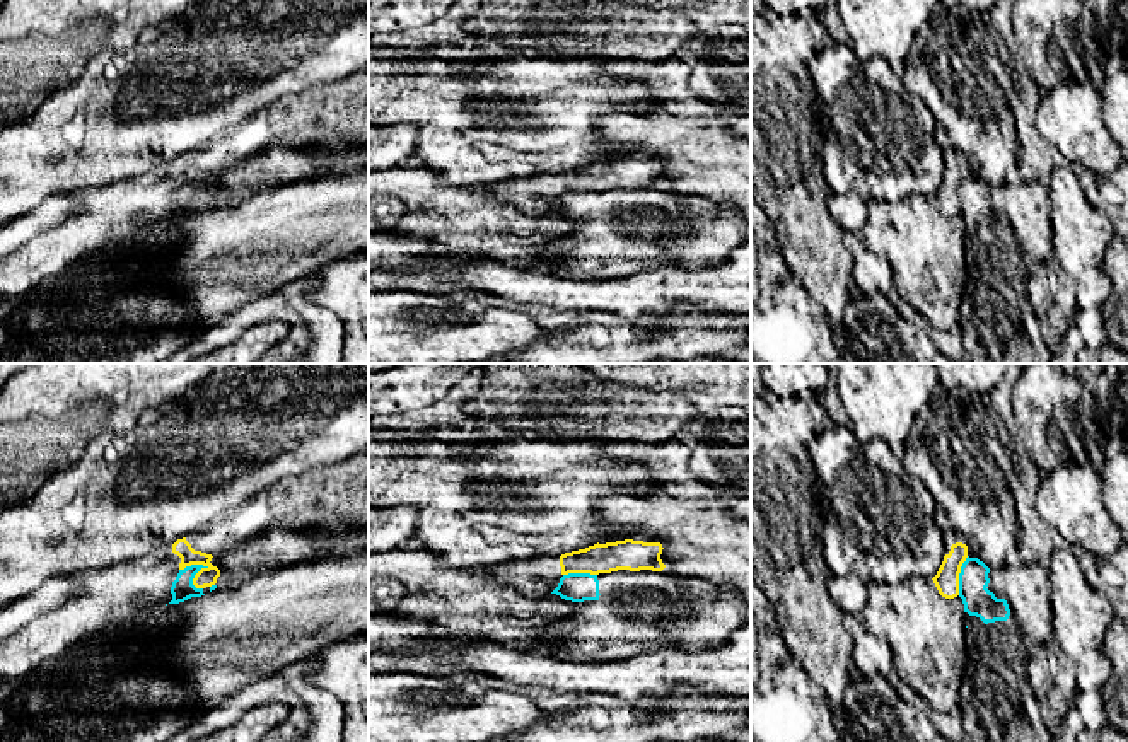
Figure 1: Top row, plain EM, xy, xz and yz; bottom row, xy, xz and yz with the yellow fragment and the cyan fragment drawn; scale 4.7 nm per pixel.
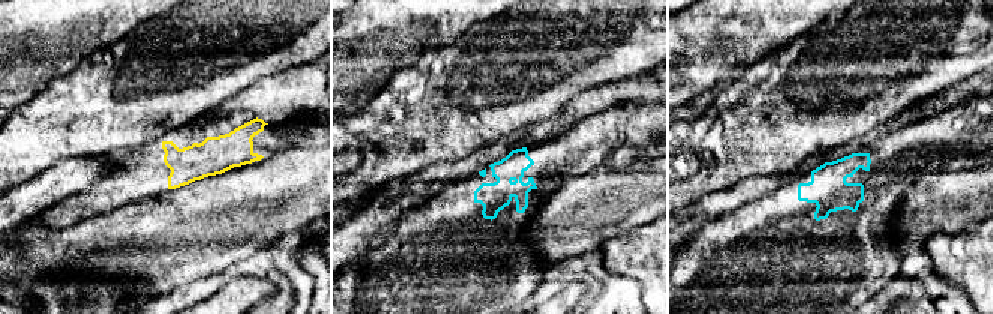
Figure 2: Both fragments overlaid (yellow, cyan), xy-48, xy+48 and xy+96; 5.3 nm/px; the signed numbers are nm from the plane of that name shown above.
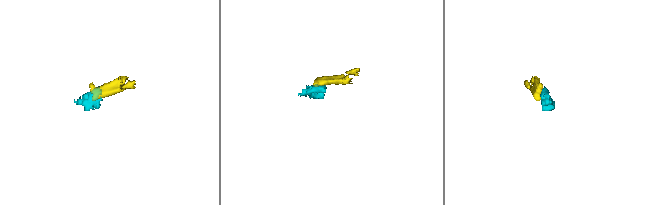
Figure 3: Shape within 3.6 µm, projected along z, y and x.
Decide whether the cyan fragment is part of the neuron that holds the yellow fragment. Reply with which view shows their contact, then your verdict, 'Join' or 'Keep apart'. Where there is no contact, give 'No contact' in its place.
Touches yellow in xy. Keep apart

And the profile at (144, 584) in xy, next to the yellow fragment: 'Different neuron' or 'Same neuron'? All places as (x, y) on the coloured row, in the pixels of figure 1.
Same neuron

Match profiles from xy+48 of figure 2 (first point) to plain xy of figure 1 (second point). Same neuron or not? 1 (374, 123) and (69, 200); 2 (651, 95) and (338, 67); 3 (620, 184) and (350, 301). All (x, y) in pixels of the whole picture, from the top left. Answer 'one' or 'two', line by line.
1: two
2: two
3: two

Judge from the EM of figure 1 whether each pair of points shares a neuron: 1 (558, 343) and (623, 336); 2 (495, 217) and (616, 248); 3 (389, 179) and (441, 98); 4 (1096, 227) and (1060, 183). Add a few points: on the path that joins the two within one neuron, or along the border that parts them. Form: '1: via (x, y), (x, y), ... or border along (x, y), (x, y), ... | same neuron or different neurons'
1: via (574, 345), (608, 345) | same neuron
2: border along (548, 241), (534, 249) | different neurons
3: border along (415, 162), (434, 169), (444, 183), (451, 183) | different neurons
4: via (1086, 217), (1065, 193) | same neuron

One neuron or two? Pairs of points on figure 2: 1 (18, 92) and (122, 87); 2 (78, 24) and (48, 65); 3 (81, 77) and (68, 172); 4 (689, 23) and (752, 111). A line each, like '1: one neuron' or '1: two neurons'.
1: two neurons
2: one neuron
3: two neurons
4: two neurons

